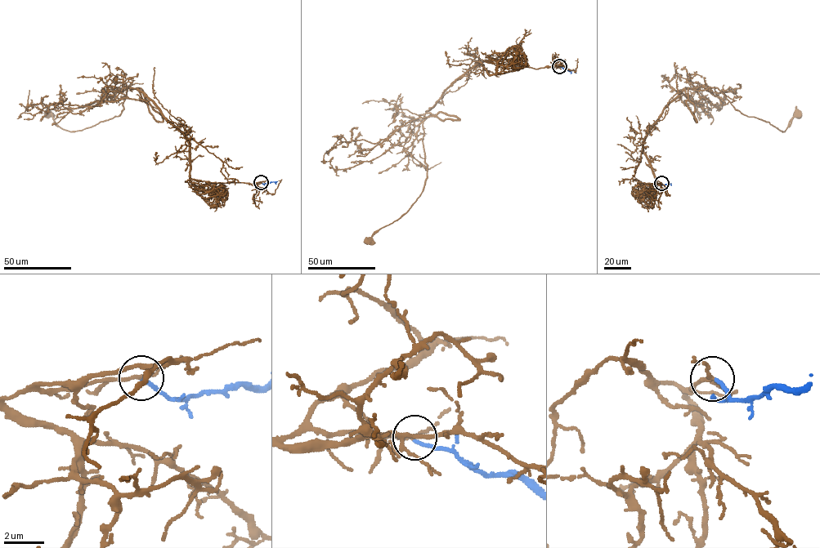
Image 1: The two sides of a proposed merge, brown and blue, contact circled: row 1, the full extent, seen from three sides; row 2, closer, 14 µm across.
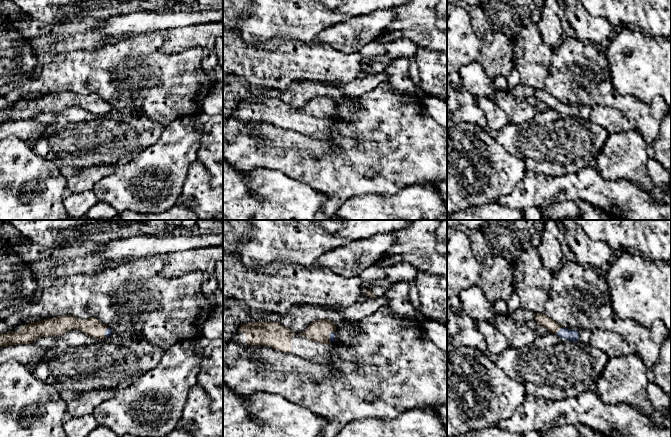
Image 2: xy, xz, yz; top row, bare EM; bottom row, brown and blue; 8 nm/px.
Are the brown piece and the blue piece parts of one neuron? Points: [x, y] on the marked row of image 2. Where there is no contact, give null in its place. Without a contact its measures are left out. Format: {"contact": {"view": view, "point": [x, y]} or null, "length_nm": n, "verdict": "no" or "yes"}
{"contact": {"view": "yz", "point": [559, 329]}, "length_nm": 90, "verdict": "yes"}

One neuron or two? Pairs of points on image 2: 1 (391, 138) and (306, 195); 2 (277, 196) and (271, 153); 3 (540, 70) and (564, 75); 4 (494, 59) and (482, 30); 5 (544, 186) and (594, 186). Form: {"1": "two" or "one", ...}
{"1": "two", "2": "two", "3": "two", "4": "one", "5": "one"}

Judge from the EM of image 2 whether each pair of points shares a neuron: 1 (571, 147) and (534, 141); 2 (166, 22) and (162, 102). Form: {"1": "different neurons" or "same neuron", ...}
{"1": "same neuron", "2": "different neurons"}

